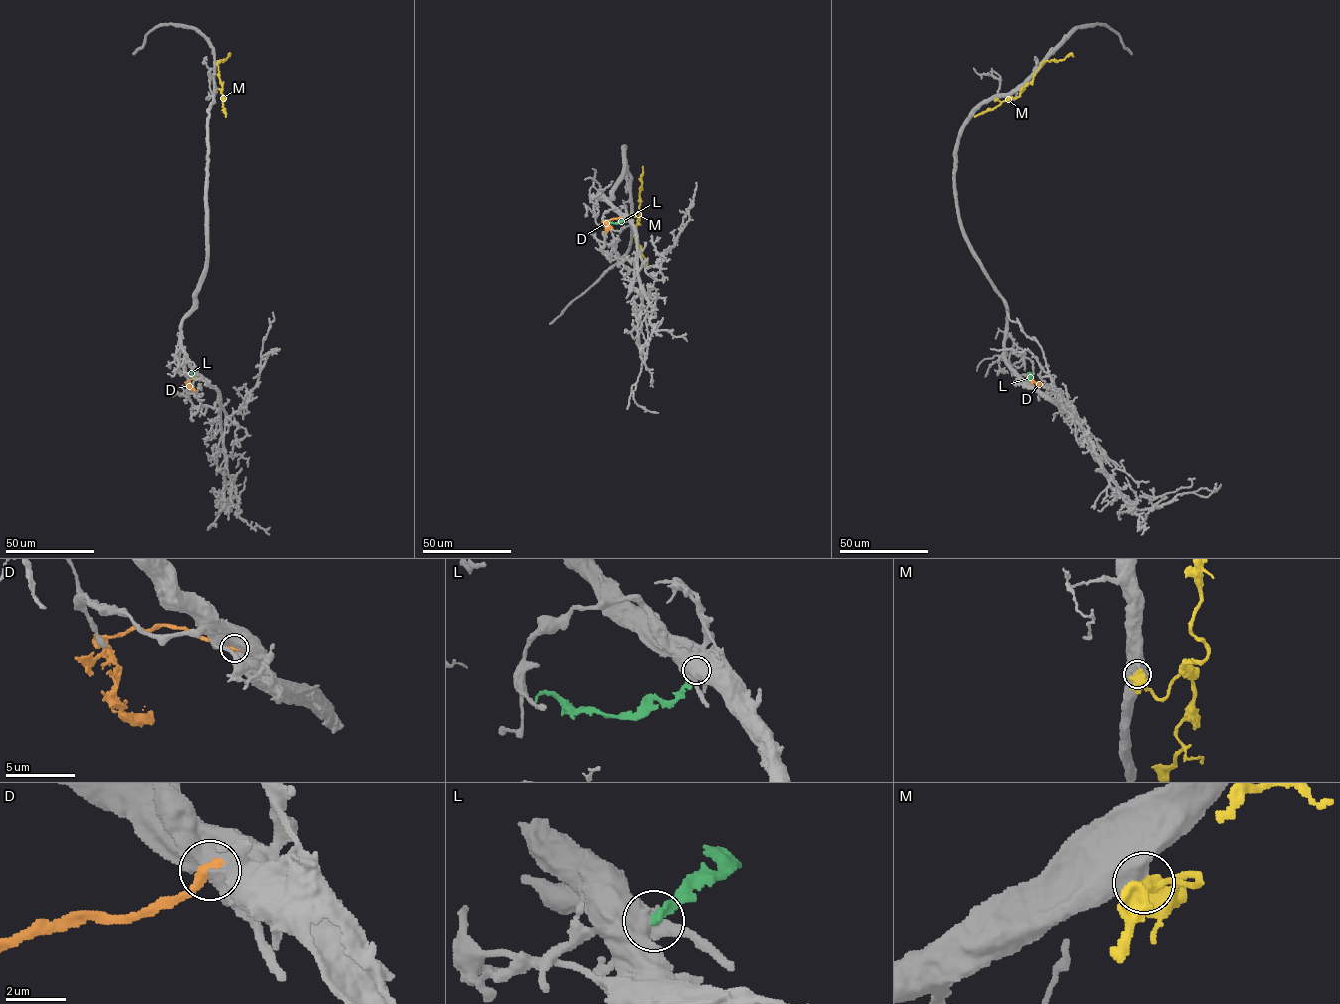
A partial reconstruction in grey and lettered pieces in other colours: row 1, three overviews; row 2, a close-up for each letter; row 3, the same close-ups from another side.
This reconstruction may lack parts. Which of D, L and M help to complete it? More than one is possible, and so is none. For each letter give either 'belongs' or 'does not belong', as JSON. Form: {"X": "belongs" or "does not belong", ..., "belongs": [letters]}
{"D": "does not belong", "L": "does not belong", "M": "does not belong", "belongs": []}

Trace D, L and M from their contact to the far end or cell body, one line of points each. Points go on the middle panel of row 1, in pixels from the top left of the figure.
D: (622, 215), (606, 223), (610, 230)
L: (625, 217), (617, 223), (604, 221)
M: (632, 213), (639, 216), (634, 236), (647, 265)

